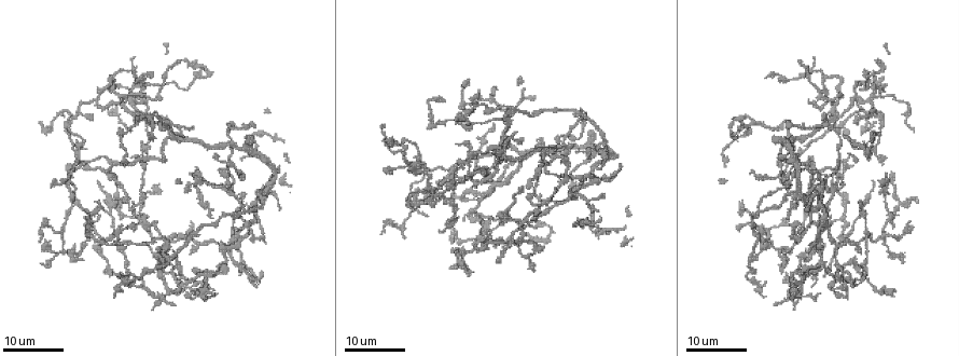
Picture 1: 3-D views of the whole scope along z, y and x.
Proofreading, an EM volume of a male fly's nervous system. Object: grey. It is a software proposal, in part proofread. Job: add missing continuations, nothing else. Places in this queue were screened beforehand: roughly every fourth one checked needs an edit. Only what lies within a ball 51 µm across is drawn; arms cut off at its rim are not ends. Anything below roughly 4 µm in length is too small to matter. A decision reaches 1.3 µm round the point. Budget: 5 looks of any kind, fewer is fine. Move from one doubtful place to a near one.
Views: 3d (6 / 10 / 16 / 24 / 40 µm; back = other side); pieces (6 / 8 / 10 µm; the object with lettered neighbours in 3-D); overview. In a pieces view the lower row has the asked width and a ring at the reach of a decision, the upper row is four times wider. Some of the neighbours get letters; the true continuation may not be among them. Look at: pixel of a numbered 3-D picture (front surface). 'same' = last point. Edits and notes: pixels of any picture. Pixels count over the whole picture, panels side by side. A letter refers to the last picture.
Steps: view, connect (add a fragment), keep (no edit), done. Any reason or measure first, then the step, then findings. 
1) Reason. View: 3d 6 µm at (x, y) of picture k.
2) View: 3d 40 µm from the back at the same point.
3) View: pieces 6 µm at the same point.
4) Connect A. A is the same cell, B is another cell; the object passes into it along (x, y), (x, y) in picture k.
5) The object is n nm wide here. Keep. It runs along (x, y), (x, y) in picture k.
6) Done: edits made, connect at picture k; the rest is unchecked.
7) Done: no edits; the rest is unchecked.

Thin end. View: 3d 16 µm at (243, 157) of picture 1.

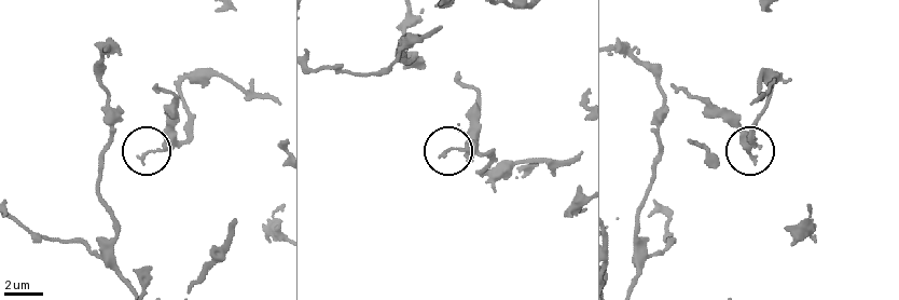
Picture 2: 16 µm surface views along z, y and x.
View: pieces 8 µm at (754, 157) of picture 2.

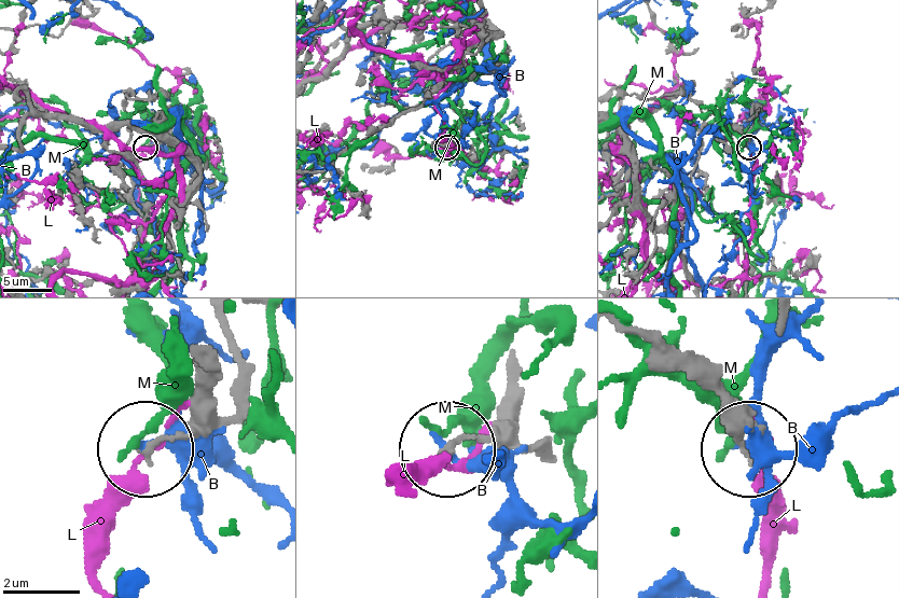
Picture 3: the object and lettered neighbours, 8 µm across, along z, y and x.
The object is 160 nm wide here. Keep. B, L and M are other cells; it runs along (218, 358), (189, 425), (143, 444) in picture 3; no lettered fragment goes on from it.

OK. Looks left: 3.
View: 3d 16 µm at (143, 87) of picture 1.

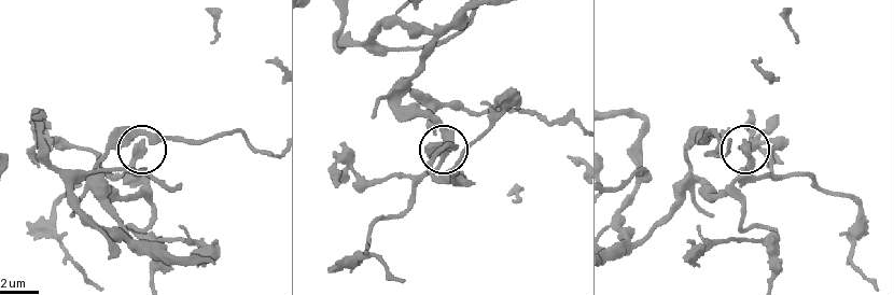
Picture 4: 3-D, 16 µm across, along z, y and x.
View: 3d 10 µm at (140, 140) of picture 4.

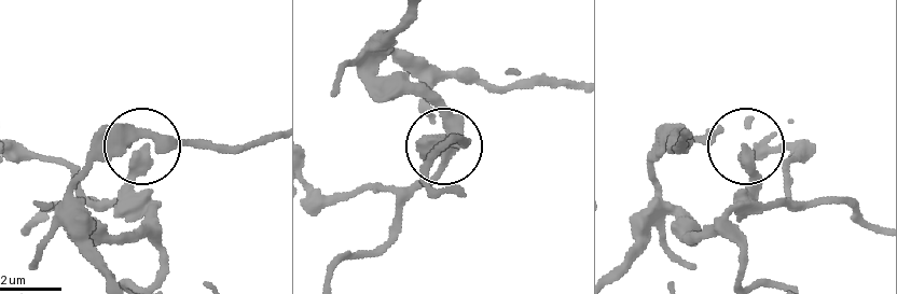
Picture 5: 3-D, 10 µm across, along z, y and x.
View: pieces 8 µm at (747, 149) of picture 5.

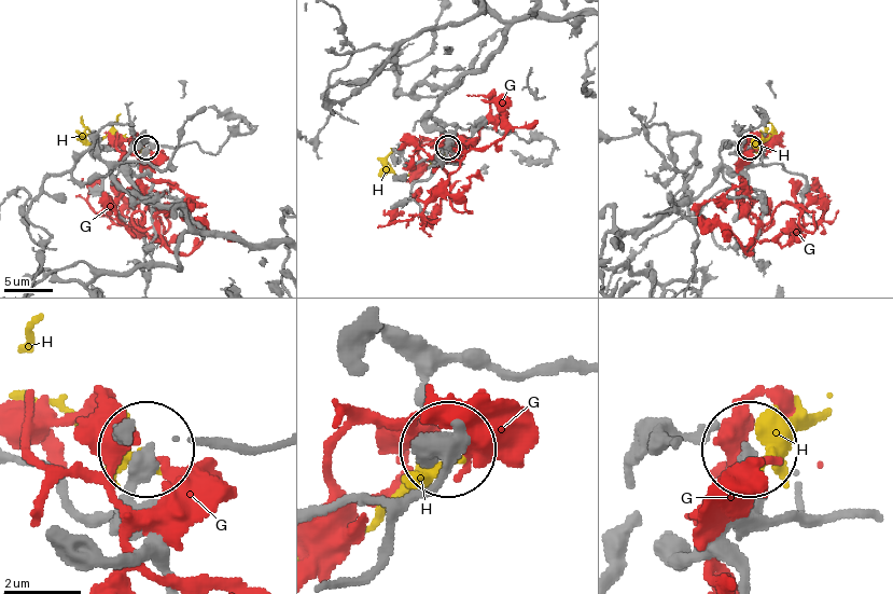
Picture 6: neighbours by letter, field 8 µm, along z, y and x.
Keep. G and H are other cells; none of them fits.

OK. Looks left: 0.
Done: no edits; the rest is unchecked.

